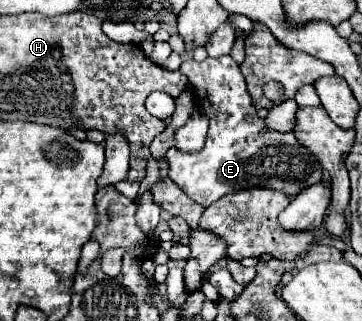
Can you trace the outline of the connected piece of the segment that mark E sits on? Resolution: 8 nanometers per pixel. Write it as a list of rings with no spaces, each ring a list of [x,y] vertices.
[[[232,56],[206,58],[204,62],[188,58],[182,62],[182,72],[190,78],[190,84],[200,100],[200,108],[210,120],[202,152],[184,154],[172,147],[166,153],[170,178],[192,200],[202,206],[210,206],[230,192],[252,186],[268,186],[288,196],[296,196],[304,188],[324,182],[324,170],[316,164],[316,158],[308,152],[308,148],[300,146],[294,132],[280,134],[264,128],[264,120],[258,118],[256,108],[252,106],[240,66],[232,60]]]

